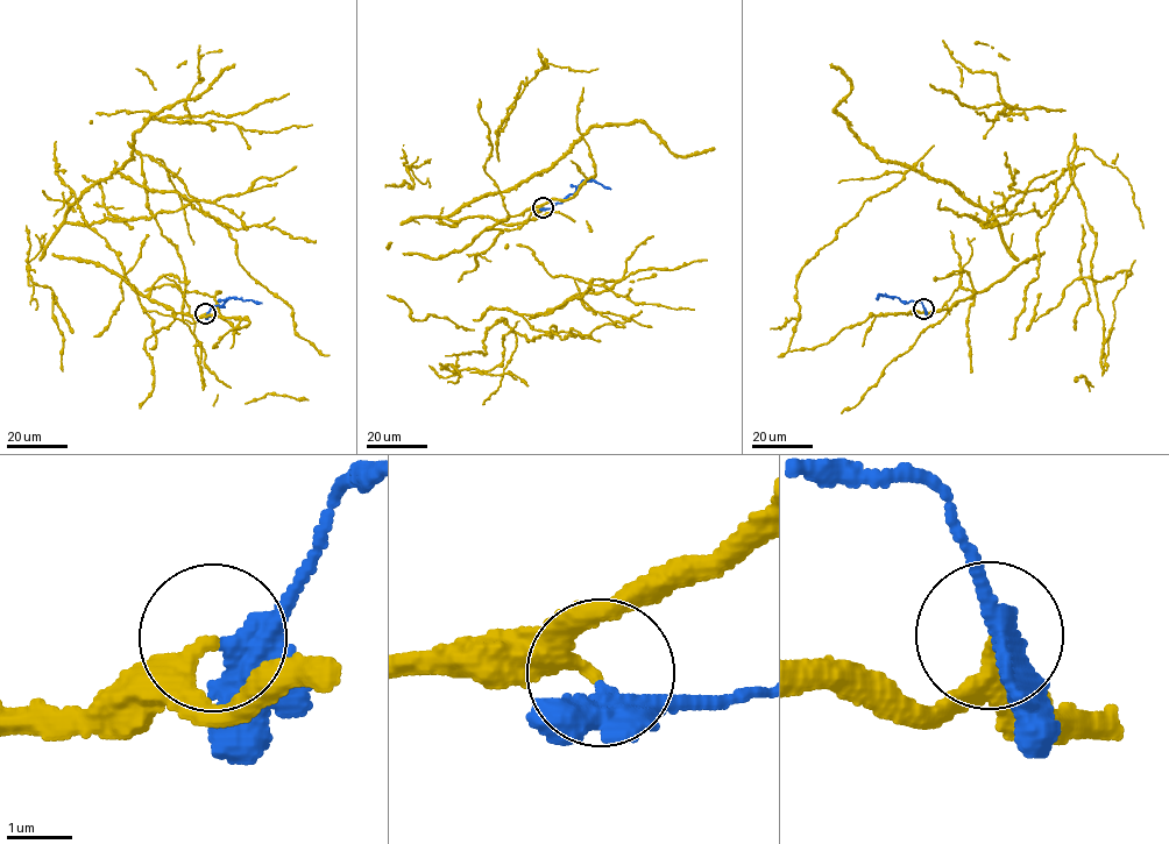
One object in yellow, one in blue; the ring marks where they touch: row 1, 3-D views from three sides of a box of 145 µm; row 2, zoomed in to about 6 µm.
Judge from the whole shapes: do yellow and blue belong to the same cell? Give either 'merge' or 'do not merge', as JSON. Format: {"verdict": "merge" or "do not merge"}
{"verdict": "do not merge"}

